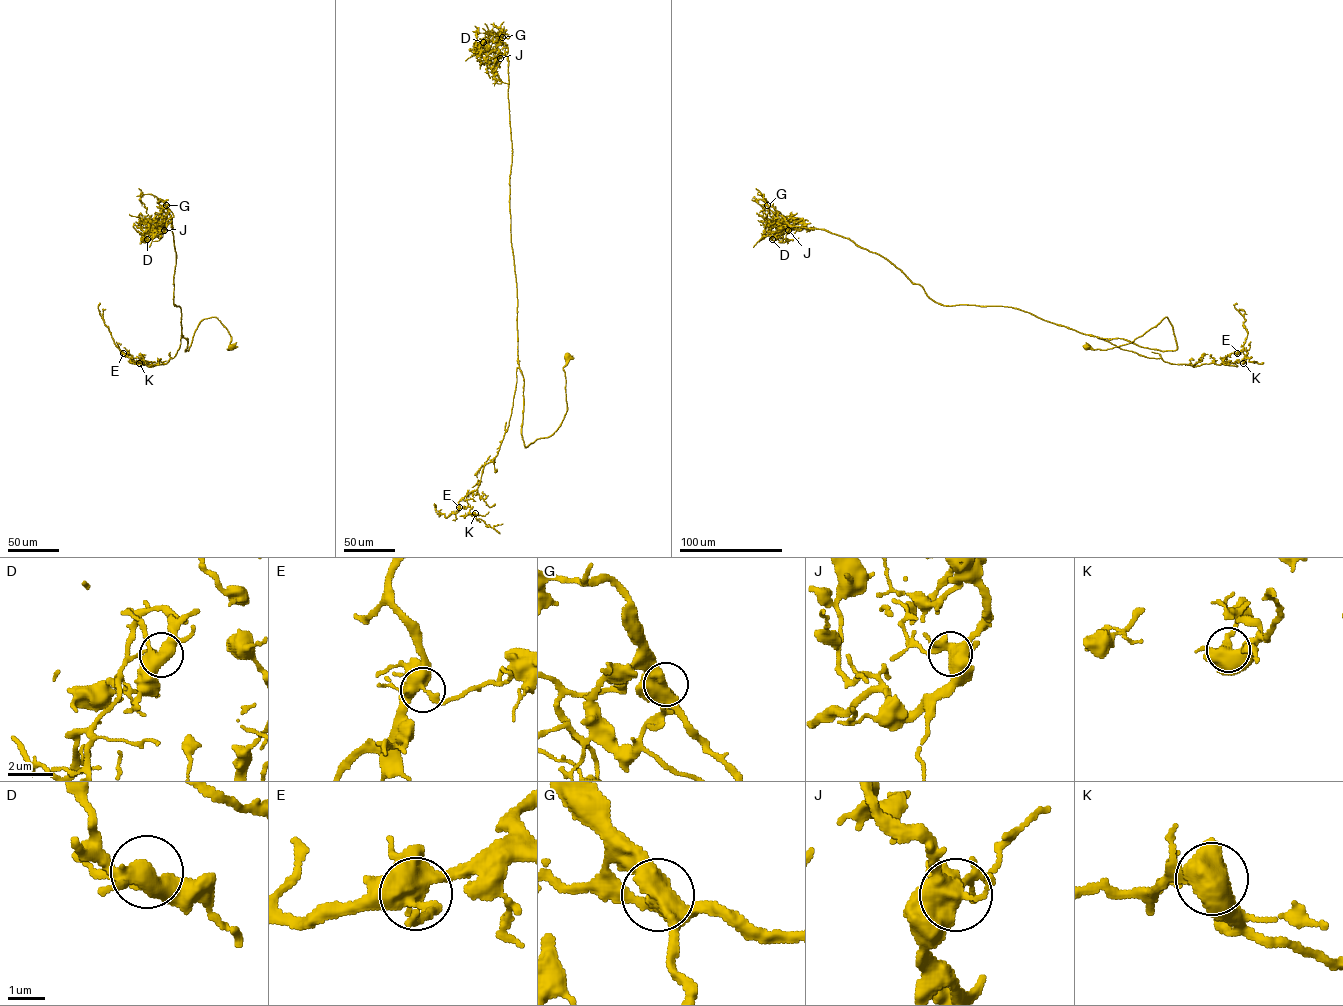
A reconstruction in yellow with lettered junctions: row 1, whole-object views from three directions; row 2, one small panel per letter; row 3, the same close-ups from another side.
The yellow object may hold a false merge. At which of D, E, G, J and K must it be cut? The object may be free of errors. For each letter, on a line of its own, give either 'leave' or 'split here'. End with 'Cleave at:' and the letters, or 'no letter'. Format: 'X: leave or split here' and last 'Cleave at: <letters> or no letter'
D: leave
E: leave
G: leave
J: leave
K: leave
Cleave at: no letter

